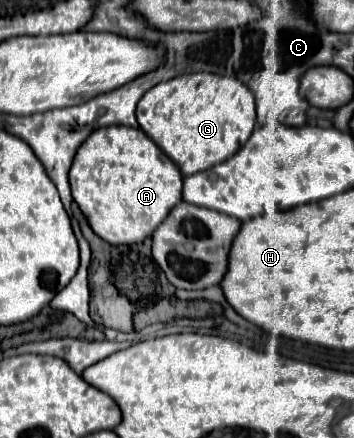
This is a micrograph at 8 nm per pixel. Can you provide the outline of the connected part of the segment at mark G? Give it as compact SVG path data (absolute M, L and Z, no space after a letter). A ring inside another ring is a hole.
M208 72L184 73L170 82L156 84L138 102L136 118L156 146L174 160L182 176L204 172L232 158L256 126L254 96L248 86L236 78Z

